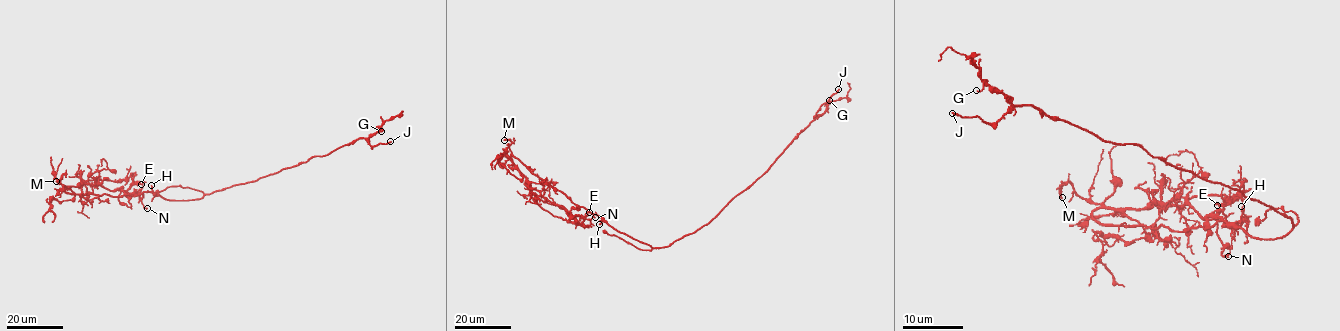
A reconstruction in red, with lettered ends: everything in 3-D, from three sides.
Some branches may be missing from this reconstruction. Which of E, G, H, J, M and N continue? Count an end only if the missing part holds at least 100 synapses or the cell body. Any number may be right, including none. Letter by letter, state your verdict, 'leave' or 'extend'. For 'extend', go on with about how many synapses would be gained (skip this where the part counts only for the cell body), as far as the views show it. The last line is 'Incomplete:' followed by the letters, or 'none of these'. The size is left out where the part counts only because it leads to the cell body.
E: leave
G: leave
H: leave
J: leave
M: extend
N: leave
Incomplete: M

